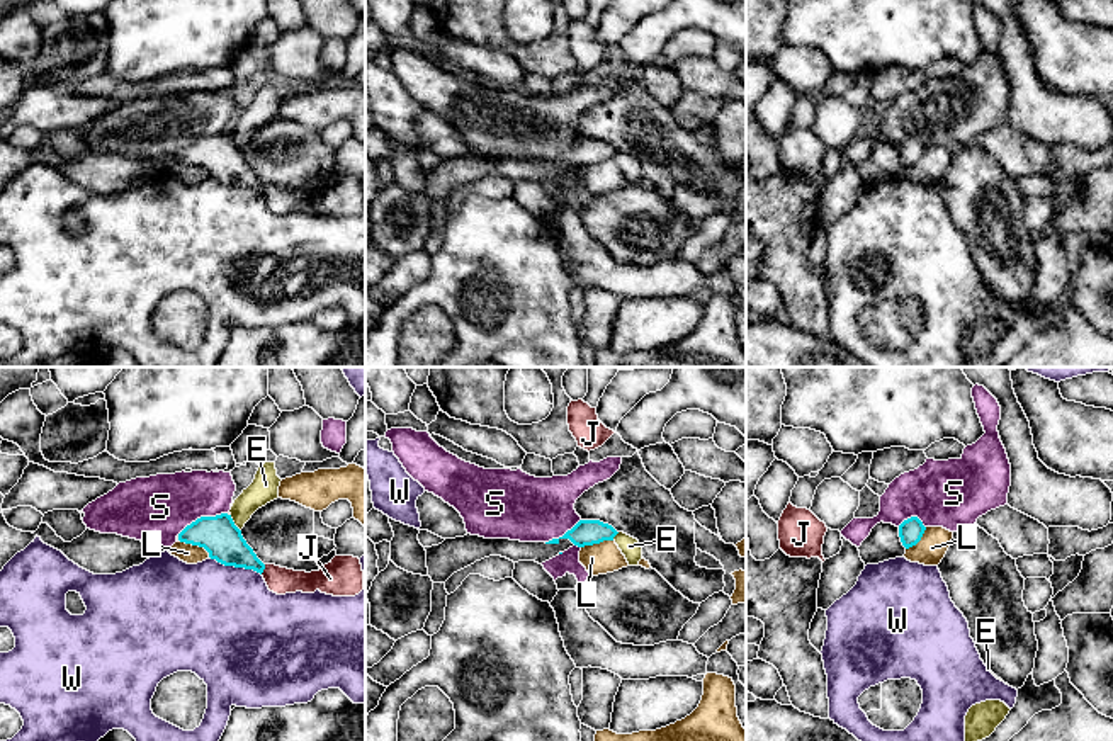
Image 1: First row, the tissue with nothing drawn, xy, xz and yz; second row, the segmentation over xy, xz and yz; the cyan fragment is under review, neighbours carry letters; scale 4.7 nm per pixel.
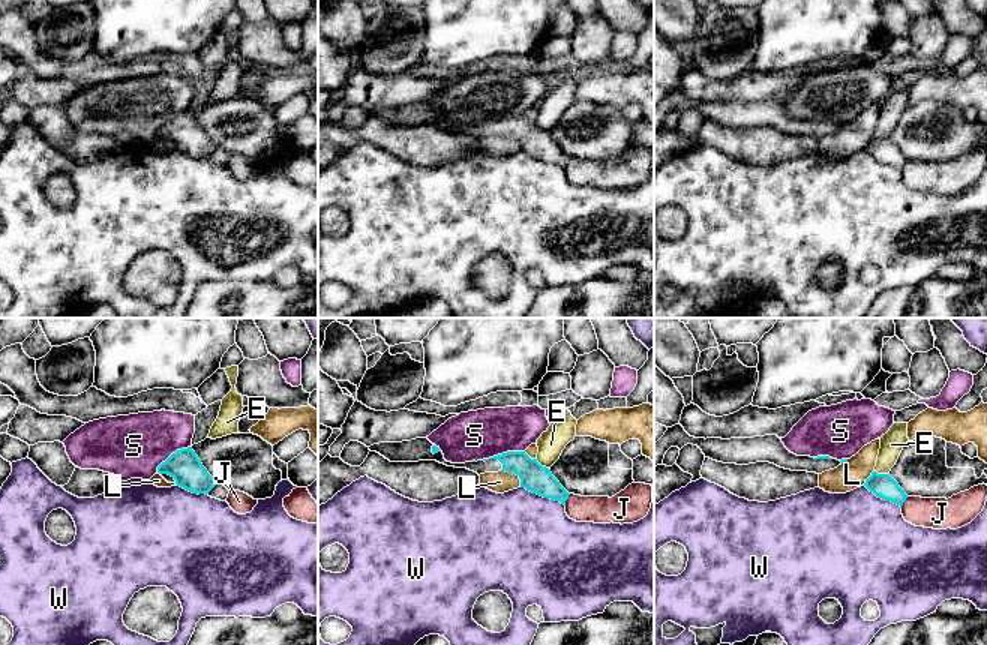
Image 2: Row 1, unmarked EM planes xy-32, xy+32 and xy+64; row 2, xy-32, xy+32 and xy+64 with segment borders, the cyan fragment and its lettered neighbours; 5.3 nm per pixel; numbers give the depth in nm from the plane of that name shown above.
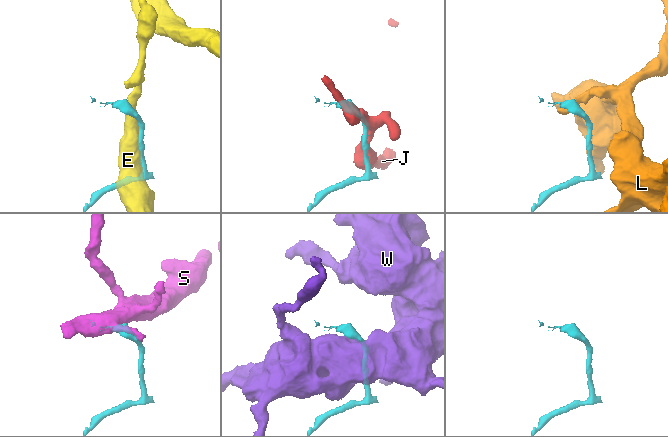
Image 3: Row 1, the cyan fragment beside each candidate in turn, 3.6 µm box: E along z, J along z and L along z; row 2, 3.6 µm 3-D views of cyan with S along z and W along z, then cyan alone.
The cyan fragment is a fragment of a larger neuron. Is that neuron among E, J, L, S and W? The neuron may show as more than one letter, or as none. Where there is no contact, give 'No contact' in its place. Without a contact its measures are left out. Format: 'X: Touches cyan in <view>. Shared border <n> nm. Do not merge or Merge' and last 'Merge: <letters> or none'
E: Touches cyan in xy. Shared border 90 nm. Do not merge
J: Touches cyan in xy. Shared border 50 nm. Do not merge
L: Touches cyan in xy. Shared border 170 nm. Do not merge
S: Touches cyan in xy. Shared border 260 nm. Do not merge
W: Touches cyan in xy. Shared border 260 nm. Do not merge
Merge: none

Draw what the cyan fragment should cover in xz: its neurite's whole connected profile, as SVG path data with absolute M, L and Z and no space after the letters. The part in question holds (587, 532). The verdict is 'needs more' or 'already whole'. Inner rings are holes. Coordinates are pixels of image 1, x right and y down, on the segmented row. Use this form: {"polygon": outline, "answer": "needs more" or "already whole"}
{"polygon": "M579 520L562 537L549 542L484 539L467 534L464 537L445 539L438 546L425 547L428 576L433 583L445 583L454 573L489 556L501 556L513 563L535 561L542 564L573 546L585 547L613 540L617 534L612 525L600 520Z", "answer": "needs more"}

